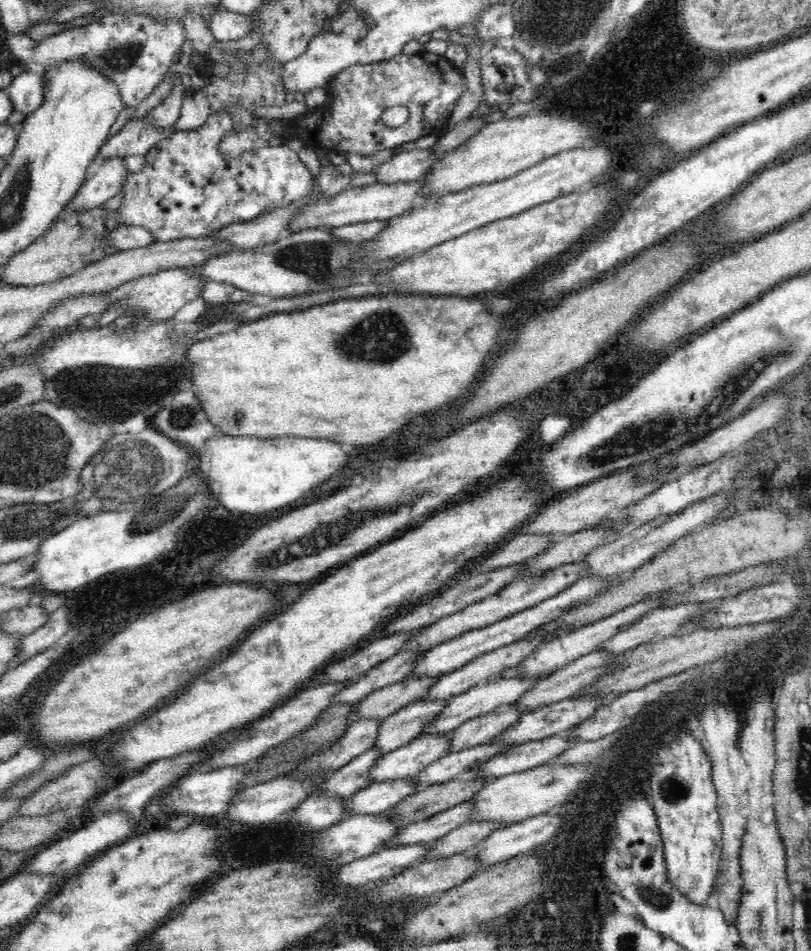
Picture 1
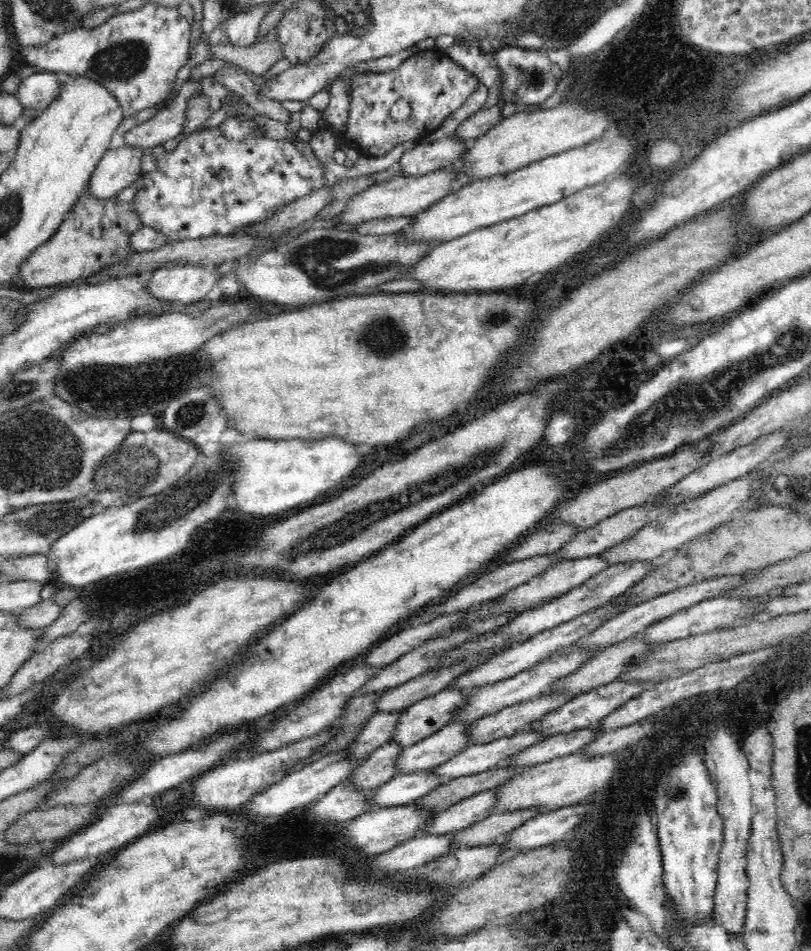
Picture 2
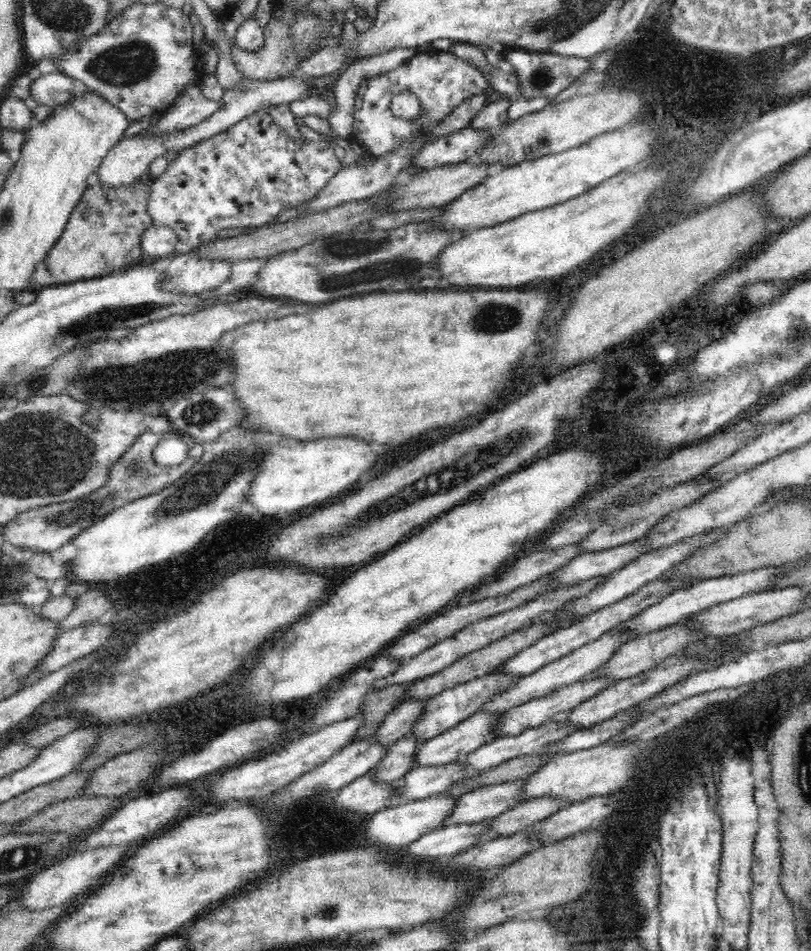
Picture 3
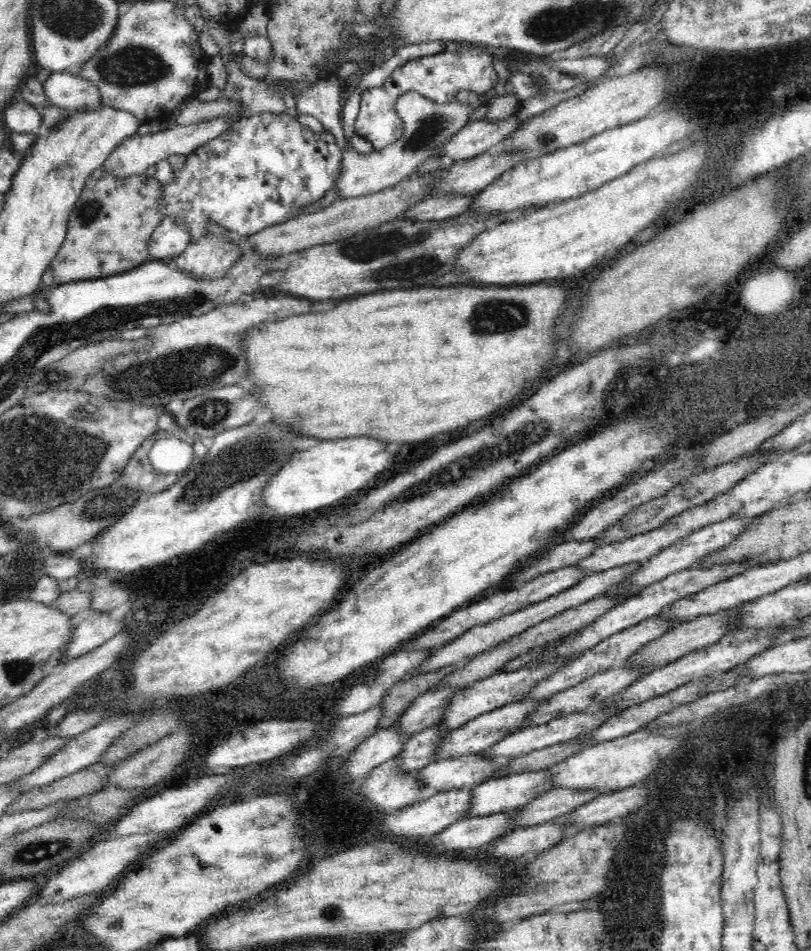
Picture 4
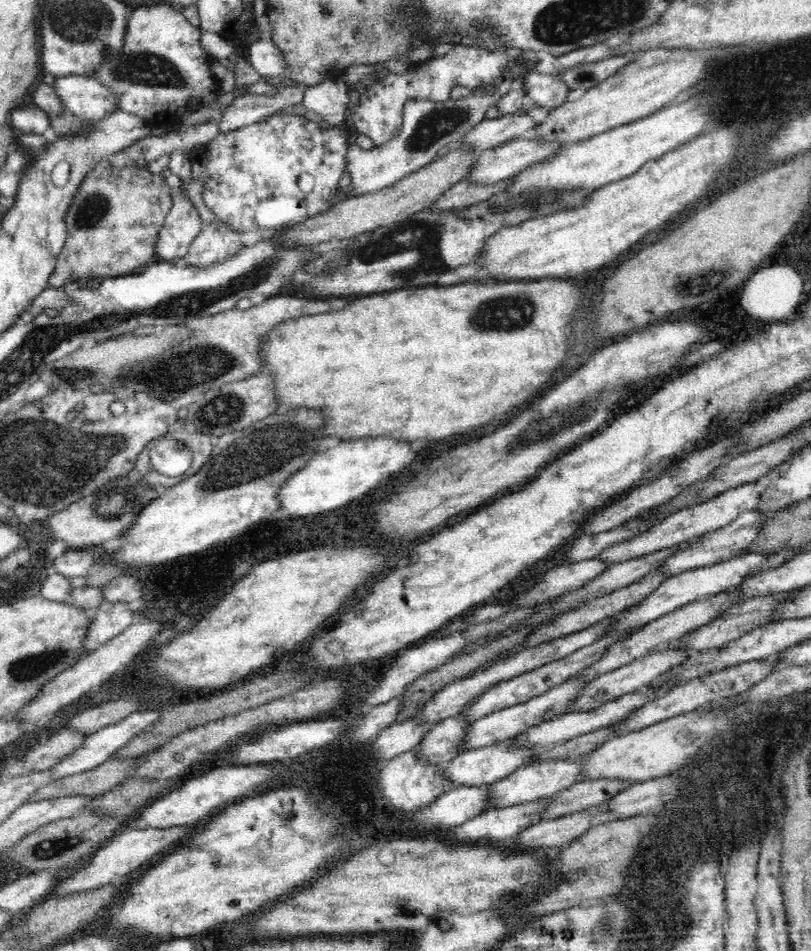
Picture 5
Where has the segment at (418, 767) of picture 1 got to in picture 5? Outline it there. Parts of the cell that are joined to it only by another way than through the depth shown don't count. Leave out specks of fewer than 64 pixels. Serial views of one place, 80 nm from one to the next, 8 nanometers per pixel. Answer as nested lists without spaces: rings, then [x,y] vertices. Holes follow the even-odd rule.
[[[577,677],[575,680],[570,679],[557,687],[547,690],[540,696],[522,702],[522,704],[517,704],[505,708],[504,710],[493,712],[492,714],[475,720],[473,723],[469,724],[469,727],[465,732],[465,744],[467,744],[467,750],[492,746],[492,744],[496,742],[502,742],[502,740],[513,738],[521,732],[524,732],[527,728],[540,724],[542,721],[552,720],[554,717],[568,713],[569,706],[573,703],[573,700],[590,681],[591,680],[582,680]]]

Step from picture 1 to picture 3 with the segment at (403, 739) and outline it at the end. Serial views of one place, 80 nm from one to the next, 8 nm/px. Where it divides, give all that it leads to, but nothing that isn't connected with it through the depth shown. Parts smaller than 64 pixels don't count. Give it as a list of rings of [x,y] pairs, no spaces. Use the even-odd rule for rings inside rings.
[[[504,672],[490,673],[486,677],[475,678],[464,684],[457,684],[454,688],[447,688],[444,692],[440,692],[436,696],[425,700],[425,707],[415,722],[411,734],[419,740],[428,740],[434,738],[438,733],[444,732],[459,722],[466,720],[474,713],[478,713],[481,706],[492,698],[493,694],[505,691],[510,685],[513,685],[519,678],[513,674],[505,674]]]

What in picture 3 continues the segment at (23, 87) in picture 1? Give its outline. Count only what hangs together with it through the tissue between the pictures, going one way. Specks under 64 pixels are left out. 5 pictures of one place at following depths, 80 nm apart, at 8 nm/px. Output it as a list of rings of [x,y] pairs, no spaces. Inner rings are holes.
[[[60,71],[41,75],[29,84],[29,96],[40,104],[55,107],[69,103],[74,93],[83,93],[86,87],[76,79],[66,76]]]

